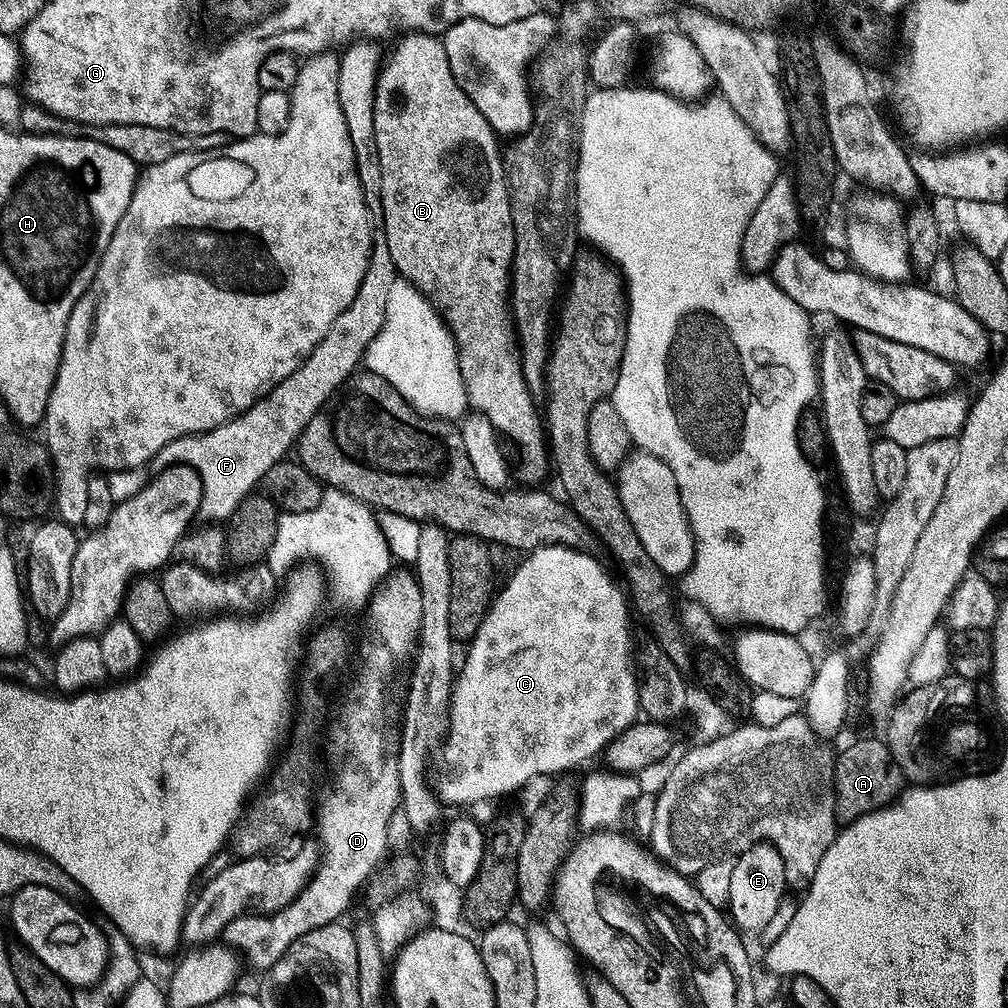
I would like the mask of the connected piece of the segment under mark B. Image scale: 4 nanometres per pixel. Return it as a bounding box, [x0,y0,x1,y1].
[372,31,550,486]

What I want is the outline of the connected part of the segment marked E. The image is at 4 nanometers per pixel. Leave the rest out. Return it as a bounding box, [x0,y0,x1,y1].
[727,843,786,933]

